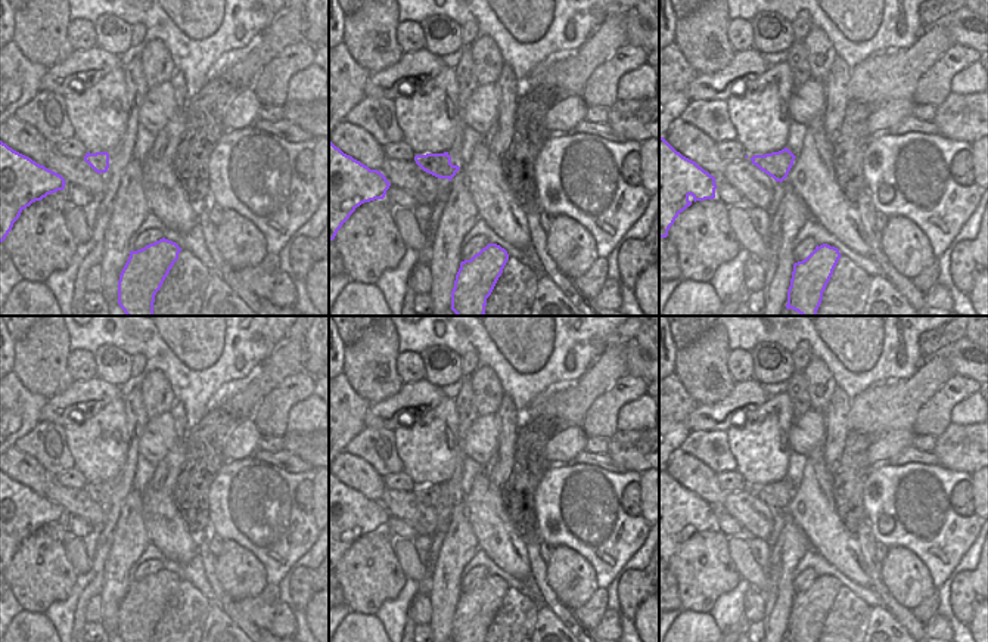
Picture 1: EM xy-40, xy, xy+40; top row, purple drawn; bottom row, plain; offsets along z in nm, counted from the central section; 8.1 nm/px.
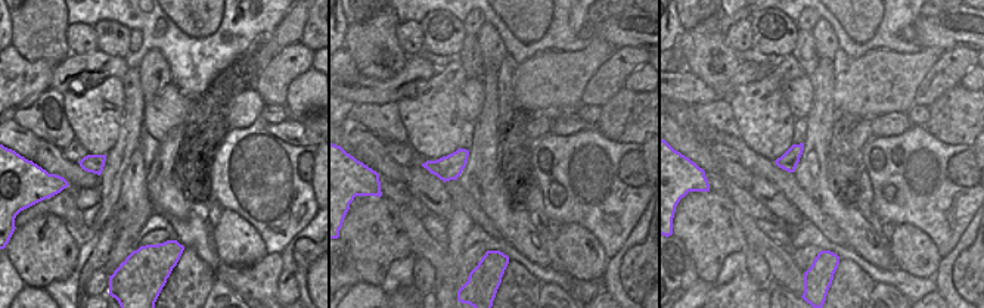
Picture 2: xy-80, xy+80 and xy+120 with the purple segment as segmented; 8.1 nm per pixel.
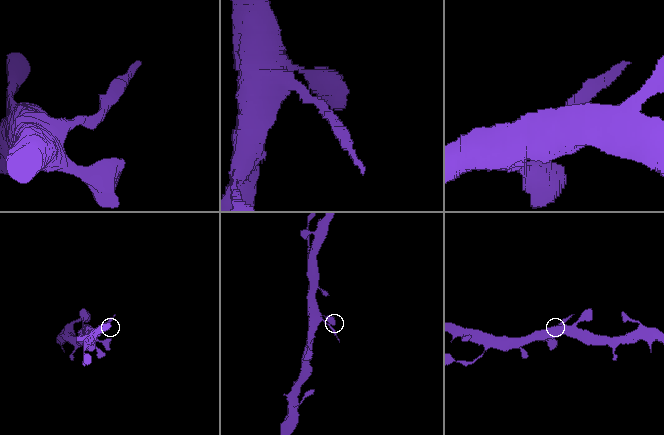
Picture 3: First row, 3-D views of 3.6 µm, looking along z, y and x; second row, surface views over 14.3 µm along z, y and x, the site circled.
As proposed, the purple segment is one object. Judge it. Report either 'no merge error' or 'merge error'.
merge error

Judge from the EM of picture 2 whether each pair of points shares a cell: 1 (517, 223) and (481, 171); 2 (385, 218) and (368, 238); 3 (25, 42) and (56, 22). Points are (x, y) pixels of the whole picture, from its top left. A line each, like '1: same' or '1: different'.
1: same
2: same
3: same

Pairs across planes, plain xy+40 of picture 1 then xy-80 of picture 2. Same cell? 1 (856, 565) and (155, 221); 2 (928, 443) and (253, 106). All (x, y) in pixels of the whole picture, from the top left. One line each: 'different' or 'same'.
1: different
2: different

